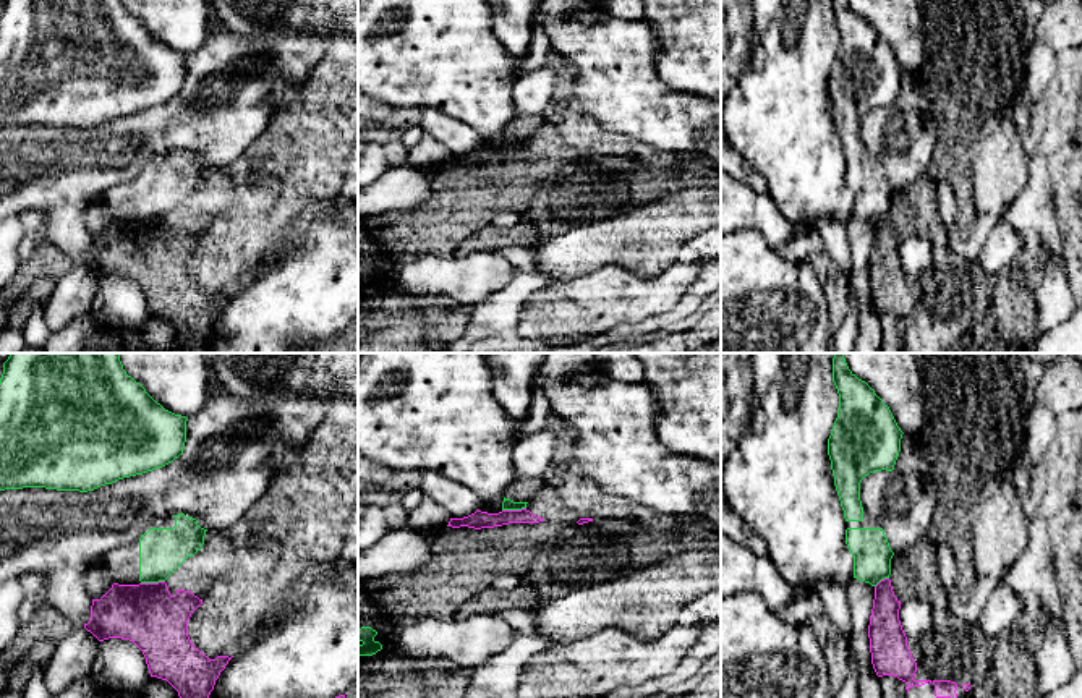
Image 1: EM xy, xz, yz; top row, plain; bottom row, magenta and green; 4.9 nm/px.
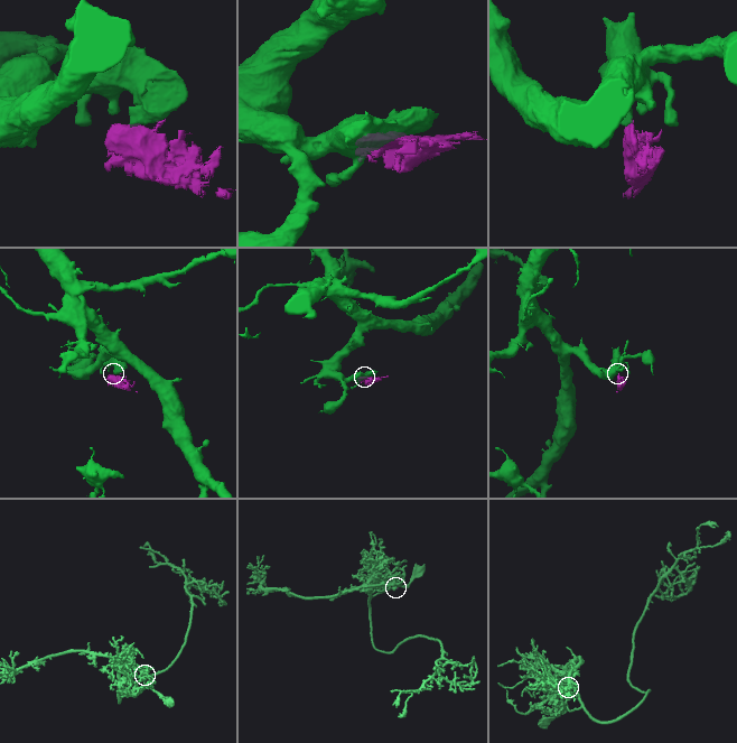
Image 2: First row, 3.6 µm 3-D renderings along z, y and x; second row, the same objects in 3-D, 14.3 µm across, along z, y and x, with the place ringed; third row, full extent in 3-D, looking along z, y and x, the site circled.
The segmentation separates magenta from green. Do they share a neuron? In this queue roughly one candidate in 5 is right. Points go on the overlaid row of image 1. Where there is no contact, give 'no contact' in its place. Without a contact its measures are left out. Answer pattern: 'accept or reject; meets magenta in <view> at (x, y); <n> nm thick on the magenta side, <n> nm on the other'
reject; meets magenta in xy at (153, 583); 300 nm thick on the magenta side, 220 nm on the other

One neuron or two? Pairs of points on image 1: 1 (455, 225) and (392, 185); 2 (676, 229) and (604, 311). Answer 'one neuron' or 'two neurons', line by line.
1: two neurons
2: two neurons

